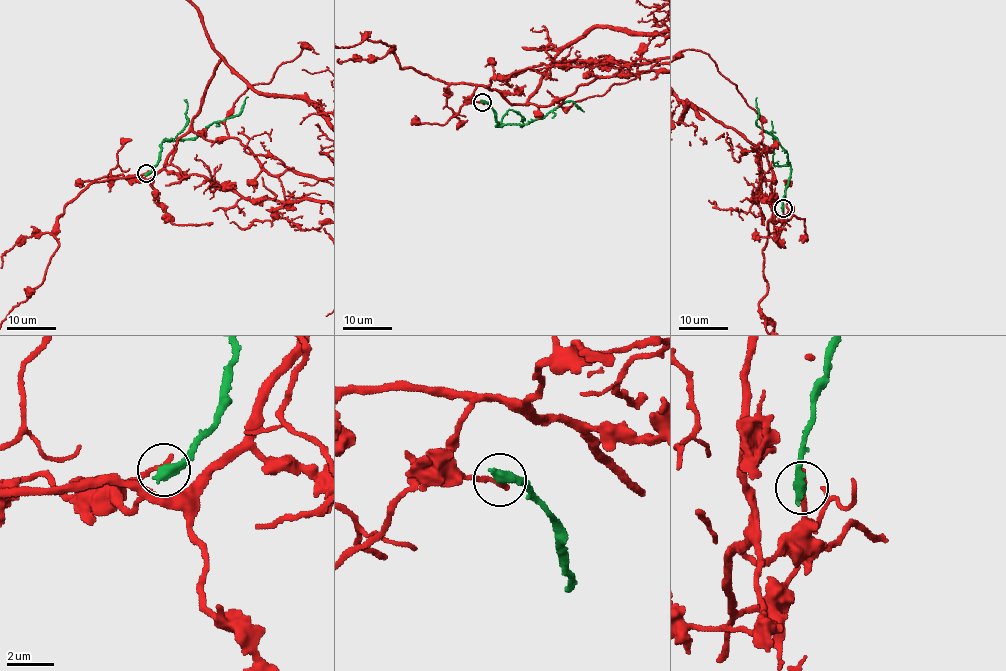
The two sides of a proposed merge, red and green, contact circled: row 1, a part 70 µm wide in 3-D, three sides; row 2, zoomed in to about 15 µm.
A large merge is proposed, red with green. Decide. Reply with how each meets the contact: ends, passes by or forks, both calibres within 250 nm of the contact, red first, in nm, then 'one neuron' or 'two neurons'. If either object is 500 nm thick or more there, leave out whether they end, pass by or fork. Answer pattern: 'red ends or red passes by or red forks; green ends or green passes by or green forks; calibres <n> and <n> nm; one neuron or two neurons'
red ends; green ends; calibres 220 and 480 nm; two neurons

